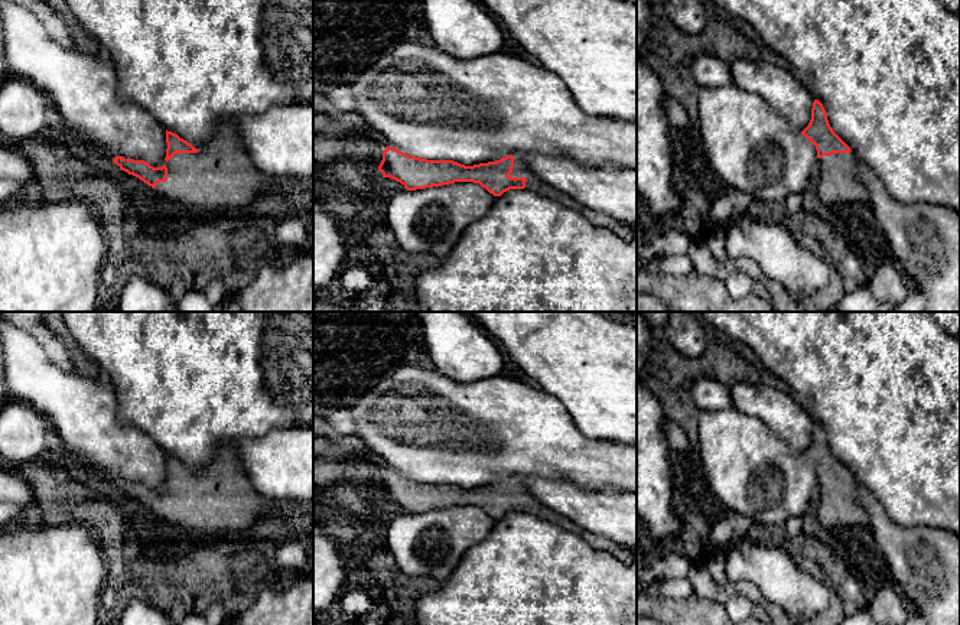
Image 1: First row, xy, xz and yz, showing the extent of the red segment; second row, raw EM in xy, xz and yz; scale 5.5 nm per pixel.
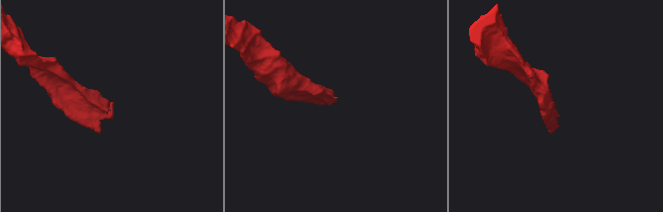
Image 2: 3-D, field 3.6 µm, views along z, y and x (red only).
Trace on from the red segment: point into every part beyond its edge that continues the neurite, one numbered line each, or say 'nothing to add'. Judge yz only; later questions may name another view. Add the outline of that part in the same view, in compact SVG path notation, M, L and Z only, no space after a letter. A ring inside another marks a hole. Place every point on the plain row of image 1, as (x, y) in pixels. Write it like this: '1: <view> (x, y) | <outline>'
1: yz (839, 505) | M853 475L833 476L819 482L817 518L824 530L842 525L870 527L869 512L856 498L856 485Z

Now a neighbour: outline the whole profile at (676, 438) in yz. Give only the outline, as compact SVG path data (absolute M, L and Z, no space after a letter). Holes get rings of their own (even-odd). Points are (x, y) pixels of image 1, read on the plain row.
M667 417L661 424L661 430L664 432L667 445L673 452L673 455L677 455L686 459L690 455L691 447L687 439L687 433L683 430L680 423L673 420L671 417Z

